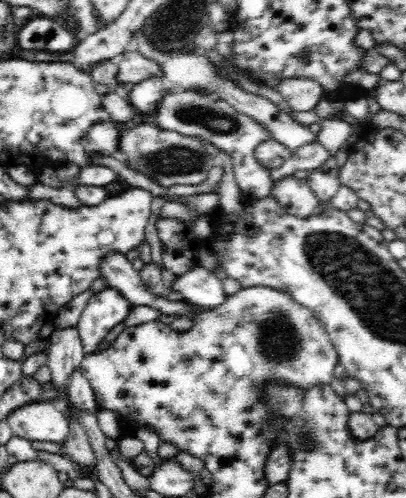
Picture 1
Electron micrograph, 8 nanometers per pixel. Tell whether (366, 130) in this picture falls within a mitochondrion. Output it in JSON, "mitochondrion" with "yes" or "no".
{"mitochondrion":"no"}

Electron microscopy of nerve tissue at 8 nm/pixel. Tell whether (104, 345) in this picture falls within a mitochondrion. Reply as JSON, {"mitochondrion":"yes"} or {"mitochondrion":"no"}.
{"mitochondrion":"no"}

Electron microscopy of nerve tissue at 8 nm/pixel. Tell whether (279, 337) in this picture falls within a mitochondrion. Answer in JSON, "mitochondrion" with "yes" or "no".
{"mitochondrion":"yes"}

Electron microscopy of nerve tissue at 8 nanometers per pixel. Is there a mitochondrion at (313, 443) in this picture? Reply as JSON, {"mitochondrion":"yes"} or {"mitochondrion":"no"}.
{"mitochondrion":"yes"}

